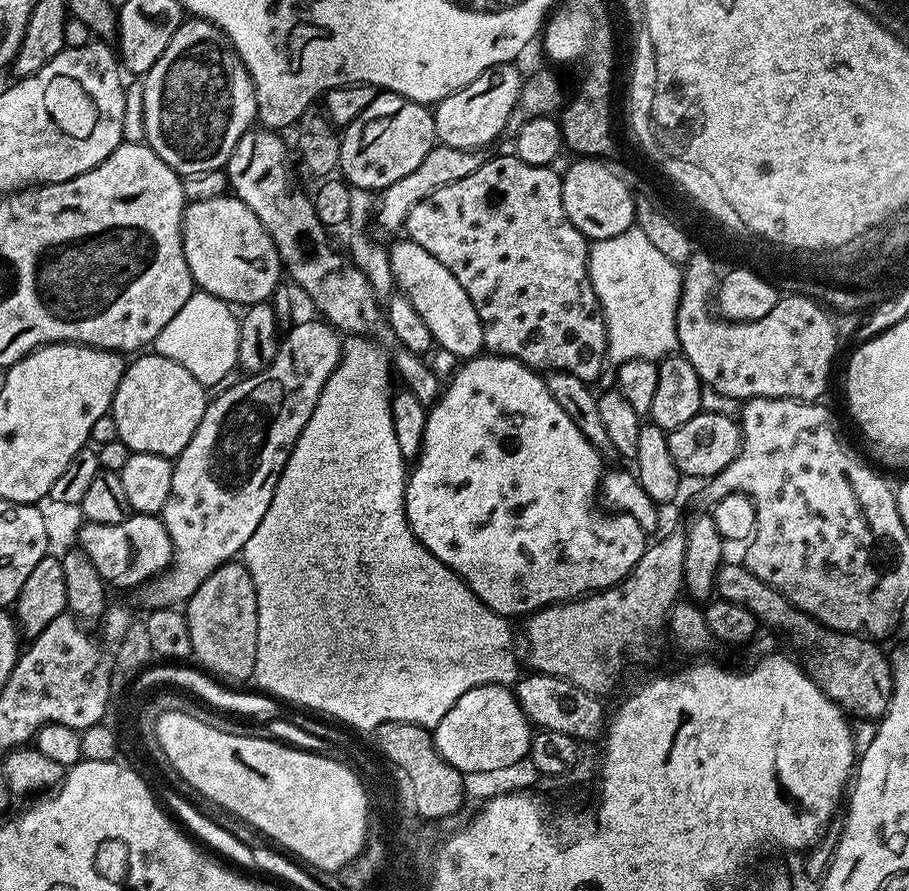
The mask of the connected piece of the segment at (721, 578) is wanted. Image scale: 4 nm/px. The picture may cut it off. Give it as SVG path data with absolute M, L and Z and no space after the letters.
M731 562L721 564L716 575L714 592L719 599L745 604L756 615L757 621L764 623L765 620L770 627L781 628L782 631L789 632L793 642L805 652L803 663L812 679L816 681L816 685L835 704L839 704L845 713L851 714L853 717L855 717L854 715L861 716L864 720L872 720L871 722L879 721L880 717L884 715L884 711L888 708L888 700L892 697L892 665L886 652L876 645L879 643L875 639L834 632L830 628L825 628L823 624L813 620L805 612L795 608L782 592L772 588L766 582L762 582L762 578L752 573L751 567L745 565L743 568L742 565L731 564Z

